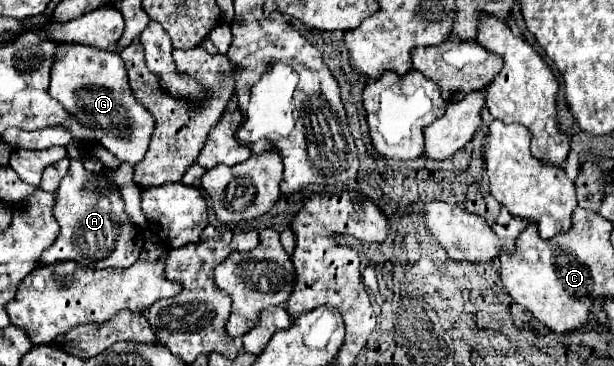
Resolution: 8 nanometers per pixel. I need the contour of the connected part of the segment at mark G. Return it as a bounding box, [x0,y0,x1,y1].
[49,44,155,166]

